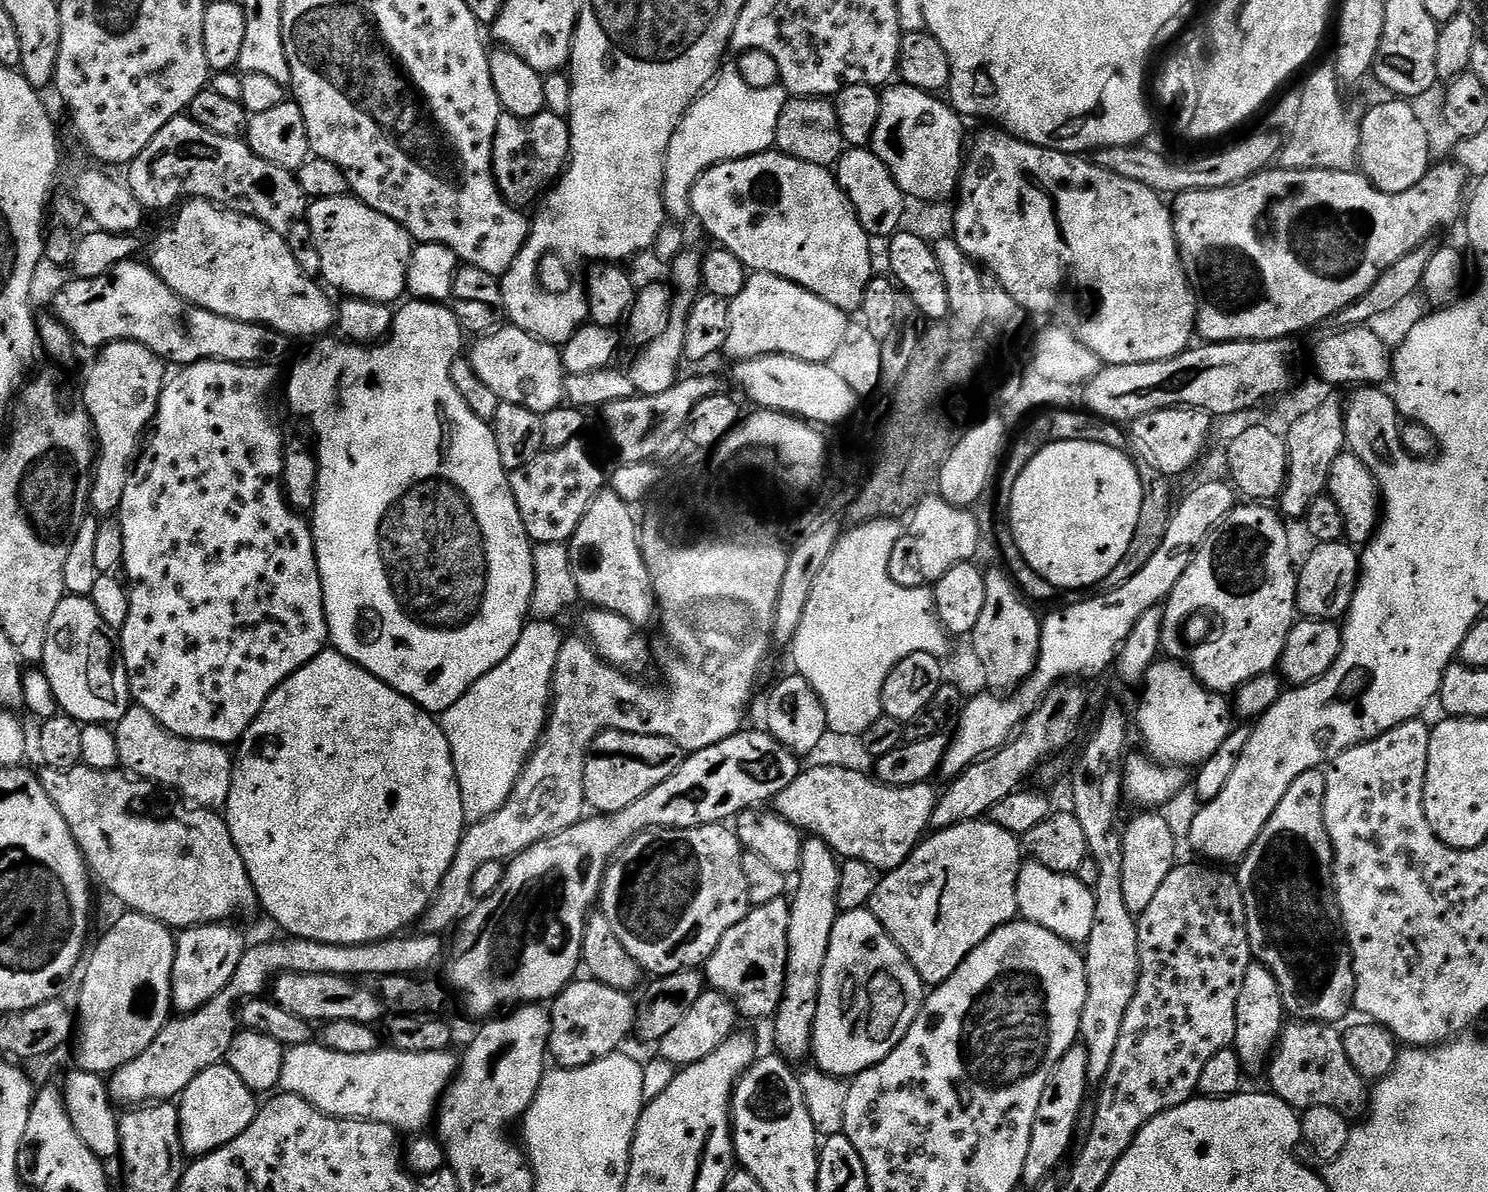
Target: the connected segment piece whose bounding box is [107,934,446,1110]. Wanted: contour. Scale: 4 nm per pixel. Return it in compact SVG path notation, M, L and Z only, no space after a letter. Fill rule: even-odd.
M401 934L399 936L391 936L388 940L379 940L370 944L355 944L354 946L342 946L341 944L322 944L320 942L310 942L309 940L298 940L295 938L280 938L284 940L276 940L273 944L256 944L245 951L242 962L238 966L238 970L234 974L234 978L230 978L230 982L226 986L226 990L222 990L222 994L218 994L218 998L214 998L205 1008L200 1008L197 1012L181 1015L179 1018L169 1019L168 1025L164 1027L158 1034L158 1038L154 1038L154 1042L150 1042L150 1046L146 1046L146 1050L142 1050L142 1054L138 1054L138 1058L134 1058L126 1066L122 1066L117 1072L111 1073L110 1079L107 1081L108 1095L112 1097L113 1105L119 1106L124 1110L135 1110L141 1106L147 1106L153 1102L172 1102L183 1096L186 1086L190 1086L190 1082L194 1082L194 1078L198 1078L198 1074L202 1074L202 1070L206 1070L210 1066L221 1063L227 1057L230 1046L234 1042L238 1031L238 1012L240 1005L245 1001L254 1000L263 997L269 991L273 979L283 974L283 972L297 972L299 976L302 974L330 974L331 976L347 976L349 978L361 978L360 976L376 976L375 978L383 978L386 976L410 976L419 977L421 974L428 974L431 968L436 968L440 963L443 965L446 960L446 948L444 952L444 936L426 936L423 934L415 934L416 936L408 936L412 934Z

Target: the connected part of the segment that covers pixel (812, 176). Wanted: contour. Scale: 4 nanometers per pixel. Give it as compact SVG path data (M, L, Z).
M769 150L760 152L753 156L747 156L741 160L731 160L704 172L693 186L692 190L692 213L693 217L700 219L700 224L716 239L715 243L719 247L725 248L734 258L743 262L744 267L753 273L765 272L771 276L777 276L783 280L794 282L802 286L806 291L812 292L818 298L830 302L830 306L841 308L846 314L859 313L864 307L864 292L868 289L868 283L874 279L872 272L872 248L867 230L858 222L856 211L852 209L851 202L846 198L846 194L840 188L840 183L829 169L822 166L814 166L810 162L802 162L798 158L788 156L779 150Z

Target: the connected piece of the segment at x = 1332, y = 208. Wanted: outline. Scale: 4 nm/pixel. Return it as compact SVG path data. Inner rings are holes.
M1439 162L1433 163L1429 167L1428 173L1422 178L1422 182L1418 182L1418 186L1414 186L1410 190L1406 190L1402 194L1386 194L1380 192L1374 187L1371 182L1363 176L1359 171L1353 170L1351 172L1335 172L1334 170L1318 170L1317 168L1305 168L1303 170L1265 170L1256 176L1251 176L1246 182L1241 184L1235 184L1229 188L1223 188L1222 190L1198 190L1197 192L1181 192L1179 196L1175 197L1174 203L1171 205L1170 211L1172 214L1172 225L1174 226L1174 234L1176 235L1176 244L1180 248L1180 259L1184 261L1184 270L1188 273L1189 277L1196 278L1196 276L1208 276L1208 293L1202 296L1196 309L1196 332L1199 339L1204 342L1211 342L1214 344L1221 344L1222 342L1234 342L1235 340L1287 340L1295 337L1295 332L1304 332L1307 328L1312 328L1315 324L1320 324L1323 320L1339 317L1340 313L1344 309L1356 303L1358 298L1362 298L1362 294L1366 294L1372 289L1376 283L1380 281L1380 275L1383 272L1388 271L1390 266L1397 264L1403 256L1416 251L1417 248L1427 245L1428 239L1435 234L1436 228L1448 228L1456 219L1461 219L1462 205L1466 200L1466 192L1464 196L1464 179L1466 179L1466 173L1459 164L1455 162L1449 162L1449 164L1439 164Z

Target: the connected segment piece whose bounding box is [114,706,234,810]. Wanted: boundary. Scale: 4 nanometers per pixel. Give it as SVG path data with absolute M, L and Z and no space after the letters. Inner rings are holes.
M135 706L129 707L126 715L115 721L114 735L116 745L120 747L119 767L137 781L173 788L197 808L220 810L227 805L234 756L225 745L175 736L165 730L148 710Z

